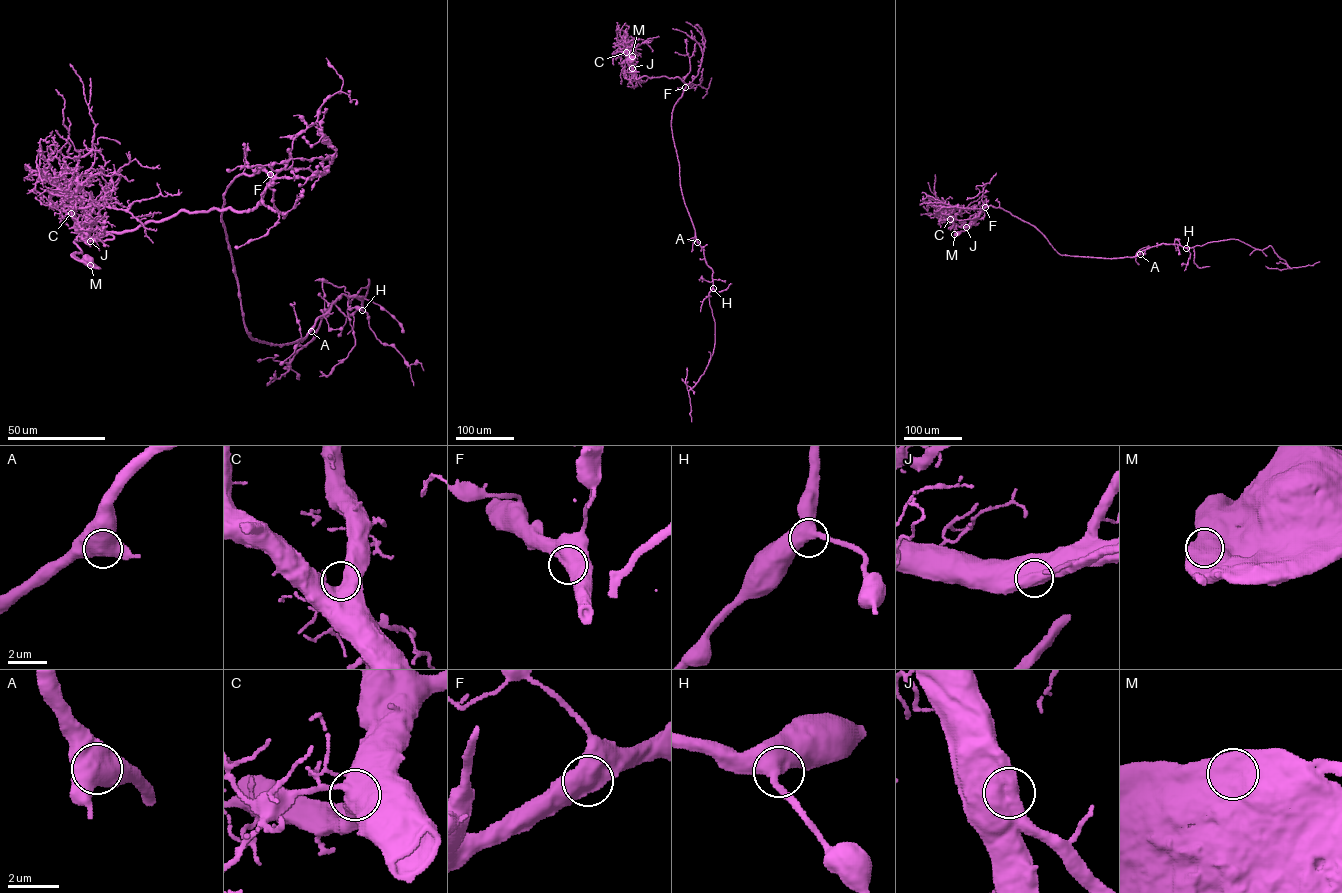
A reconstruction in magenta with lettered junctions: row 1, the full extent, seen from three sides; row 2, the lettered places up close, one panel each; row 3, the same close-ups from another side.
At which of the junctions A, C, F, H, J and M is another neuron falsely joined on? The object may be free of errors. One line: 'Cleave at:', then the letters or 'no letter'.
Cleave at: no letter

